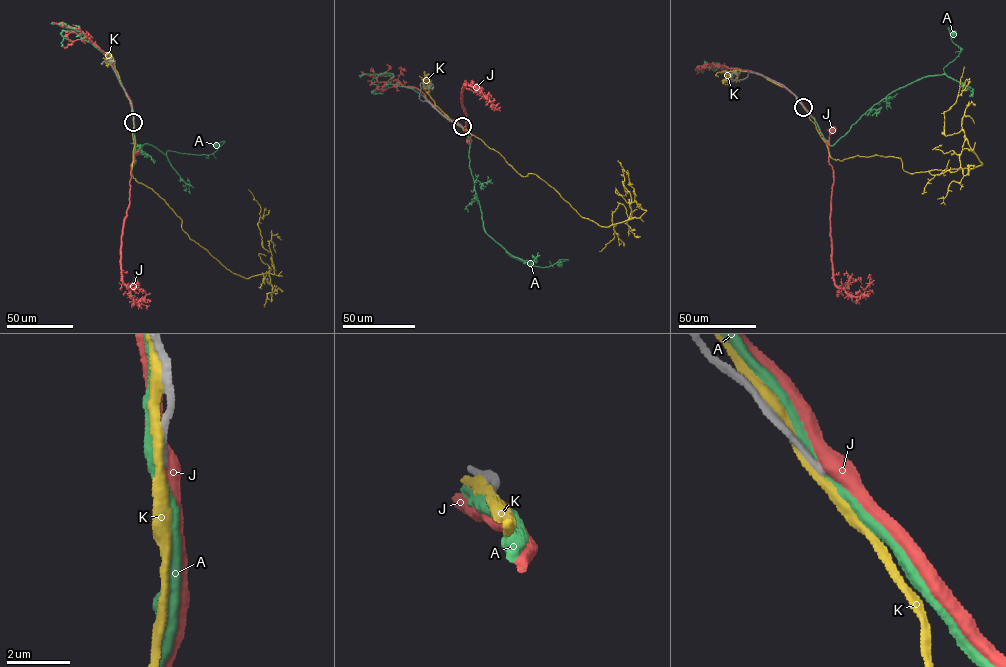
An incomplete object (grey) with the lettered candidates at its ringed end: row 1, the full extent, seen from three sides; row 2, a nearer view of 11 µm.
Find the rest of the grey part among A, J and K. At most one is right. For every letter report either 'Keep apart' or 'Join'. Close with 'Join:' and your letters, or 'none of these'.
A: Keep apart
J: Keep apart
K: Keep apart
Join: none of these

